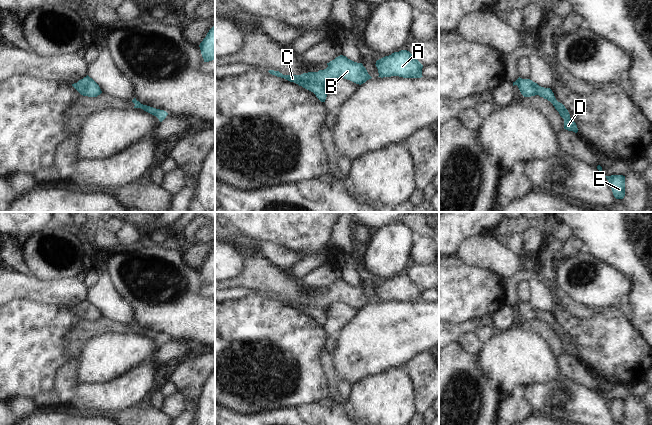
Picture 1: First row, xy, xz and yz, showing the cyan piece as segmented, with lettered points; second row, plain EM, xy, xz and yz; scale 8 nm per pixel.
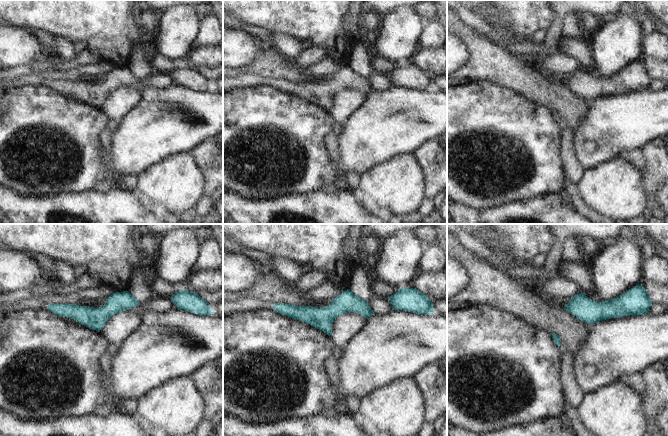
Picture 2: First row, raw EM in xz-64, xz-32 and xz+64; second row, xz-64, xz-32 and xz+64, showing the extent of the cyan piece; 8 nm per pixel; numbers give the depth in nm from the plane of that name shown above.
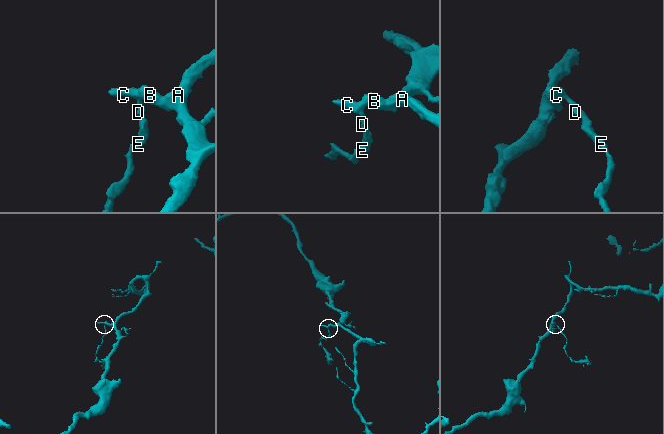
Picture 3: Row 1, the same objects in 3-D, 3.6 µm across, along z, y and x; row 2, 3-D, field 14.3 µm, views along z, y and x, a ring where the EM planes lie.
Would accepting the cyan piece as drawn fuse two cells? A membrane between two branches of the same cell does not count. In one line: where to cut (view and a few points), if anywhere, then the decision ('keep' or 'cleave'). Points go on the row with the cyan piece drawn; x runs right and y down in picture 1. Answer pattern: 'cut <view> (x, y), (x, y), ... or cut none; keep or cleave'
cut none; keep

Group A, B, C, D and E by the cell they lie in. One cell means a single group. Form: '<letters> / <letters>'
A B C D E

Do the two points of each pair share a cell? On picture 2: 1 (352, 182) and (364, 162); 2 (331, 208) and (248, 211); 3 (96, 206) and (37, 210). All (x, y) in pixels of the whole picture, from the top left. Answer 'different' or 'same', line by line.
1: different
2: same
3: same

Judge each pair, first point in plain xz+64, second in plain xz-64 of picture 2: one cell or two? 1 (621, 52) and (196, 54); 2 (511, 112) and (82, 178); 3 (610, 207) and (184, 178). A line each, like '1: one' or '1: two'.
1: two
2: one
3: one

